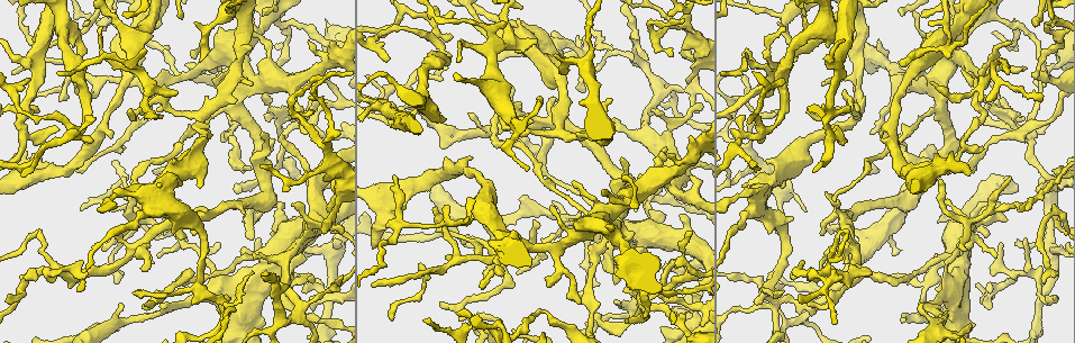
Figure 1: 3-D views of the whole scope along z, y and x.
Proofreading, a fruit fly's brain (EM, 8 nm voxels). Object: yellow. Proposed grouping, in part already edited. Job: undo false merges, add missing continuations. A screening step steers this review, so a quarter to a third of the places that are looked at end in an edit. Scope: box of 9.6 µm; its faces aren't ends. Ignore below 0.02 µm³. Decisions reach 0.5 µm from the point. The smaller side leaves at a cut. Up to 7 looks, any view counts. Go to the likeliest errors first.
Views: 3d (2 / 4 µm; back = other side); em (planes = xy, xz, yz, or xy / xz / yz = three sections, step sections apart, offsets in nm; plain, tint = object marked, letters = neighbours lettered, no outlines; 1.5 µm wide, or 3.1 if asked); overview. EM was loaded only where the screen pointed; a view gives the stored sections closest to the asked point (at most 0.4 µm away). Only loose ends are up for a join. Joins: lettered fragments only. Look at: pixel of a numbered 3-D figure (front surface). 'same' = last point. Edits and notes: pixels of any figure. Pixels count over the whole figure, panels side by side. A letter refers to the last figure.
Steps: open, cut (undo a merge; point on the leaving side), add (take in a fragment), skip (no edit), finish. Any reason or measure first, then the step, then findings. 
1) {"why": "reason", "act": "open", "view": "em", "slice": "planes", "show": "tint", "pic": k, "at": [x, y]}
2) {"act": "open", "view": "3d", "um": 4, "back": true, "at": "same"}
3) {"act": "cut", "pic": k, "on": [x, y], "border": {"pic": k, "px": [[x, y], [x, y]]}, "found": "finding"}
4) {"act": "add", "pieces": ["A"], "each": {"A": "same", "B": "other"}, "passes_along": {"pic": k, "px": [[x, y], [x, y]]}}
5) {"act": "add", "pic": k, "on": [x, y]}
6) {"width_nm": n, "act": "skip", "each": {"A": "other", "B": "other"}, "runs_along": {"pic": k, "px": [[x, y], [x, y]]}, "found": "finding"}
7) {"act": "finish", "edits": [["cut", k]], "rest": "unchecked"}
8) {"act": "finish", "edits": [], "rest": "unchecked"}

{"why": "an open end", "act": "open", "view": "em", "slice": "planes", "show": "letters", "pic": 1, "at": [790, 274]}

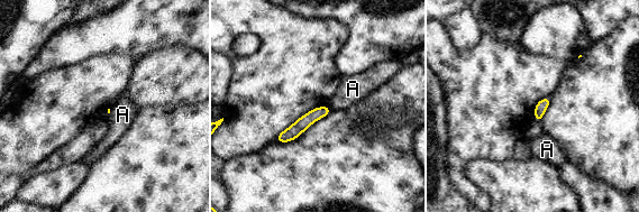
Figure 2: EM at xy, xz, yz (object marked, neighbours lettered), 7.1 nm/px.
{"act": "skip", "each": {"A": "other"}, "border": {"pic": 2, "px": [[328, 107], [331, 110]]}, "found": "none of them fits"}

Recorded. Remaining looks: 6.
{"why": "branch stops here", "act": "open", "view": "em", "slice": "planes", "show": "tint", "pic": 1, "at": [1011, 178]}

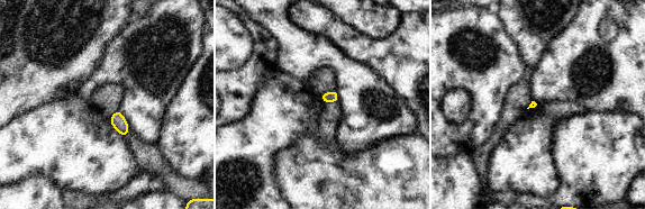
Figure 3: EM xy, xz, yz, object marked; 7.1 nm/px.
{"act": "open", "view": "em", "slice": "planes", "show": "letters", "at": "same"}

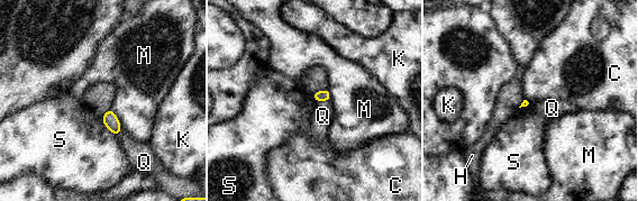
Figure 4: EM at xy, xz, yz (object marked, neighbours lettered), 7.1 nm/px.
{"act": "skip", "each": {"C": "other", "H": "other", "K": "other", "M": "other", "Q": "other", "S": "other"}, "found": "none of them fits"}

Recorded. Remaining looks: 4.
{"why": "tapers out", "act": "open", "view": "em", "slice": "planes", "show": "letters", "pic": 1, "at": [627, 322]}

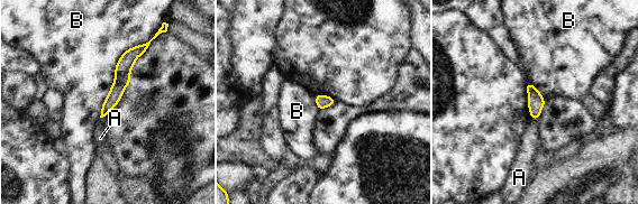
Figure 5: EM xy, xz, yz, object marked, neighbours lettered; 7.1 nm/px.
{"act": "skip", "each": {"A": "other", "B": "other"}, "runs_along": {"pic": 5, "px": [[143, 48], [126, 62], [103, 112]]}, "found": "no lettered fragment goes on from it"}

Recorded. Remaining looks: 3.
{"act": "finish", "edits": [], "rest": "unchecked"}

